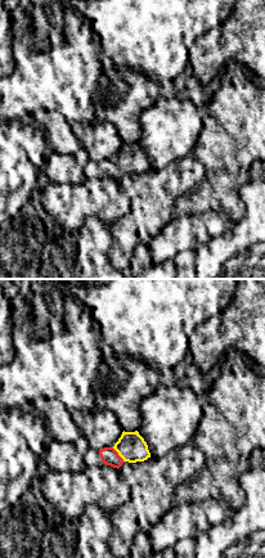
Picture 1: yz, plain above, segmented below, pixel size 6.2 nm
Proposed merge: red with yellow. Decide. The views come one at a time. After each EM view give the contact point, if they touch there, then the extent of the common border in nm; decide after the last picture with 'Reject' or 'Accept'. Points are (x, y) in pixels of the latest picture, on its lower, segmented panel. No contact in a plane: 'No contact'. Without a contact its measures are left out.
Touches red at (117, 454). Shared border 120 nm

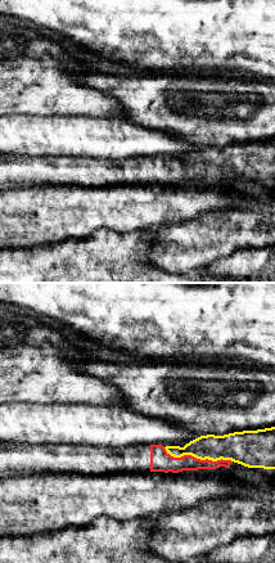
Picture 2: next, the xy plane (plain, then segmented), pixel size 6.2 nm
Touches red at (198, 459). Shared border 440 nm

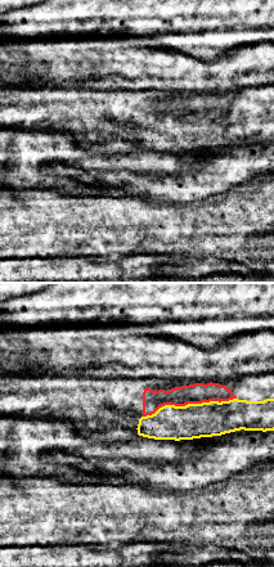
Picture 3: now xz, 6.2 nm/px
Touches red at (189, 403). Shared border 600 nm

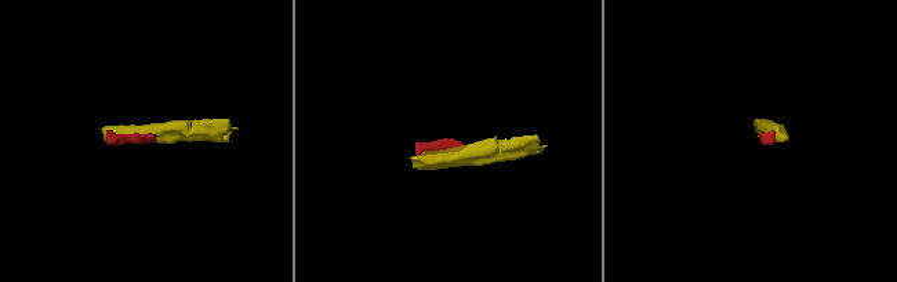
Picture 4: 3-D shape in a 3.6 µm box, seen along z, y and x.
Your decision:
Accept

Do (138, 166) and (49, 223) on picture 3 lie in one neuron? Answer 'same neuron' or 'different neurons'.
different neurons

